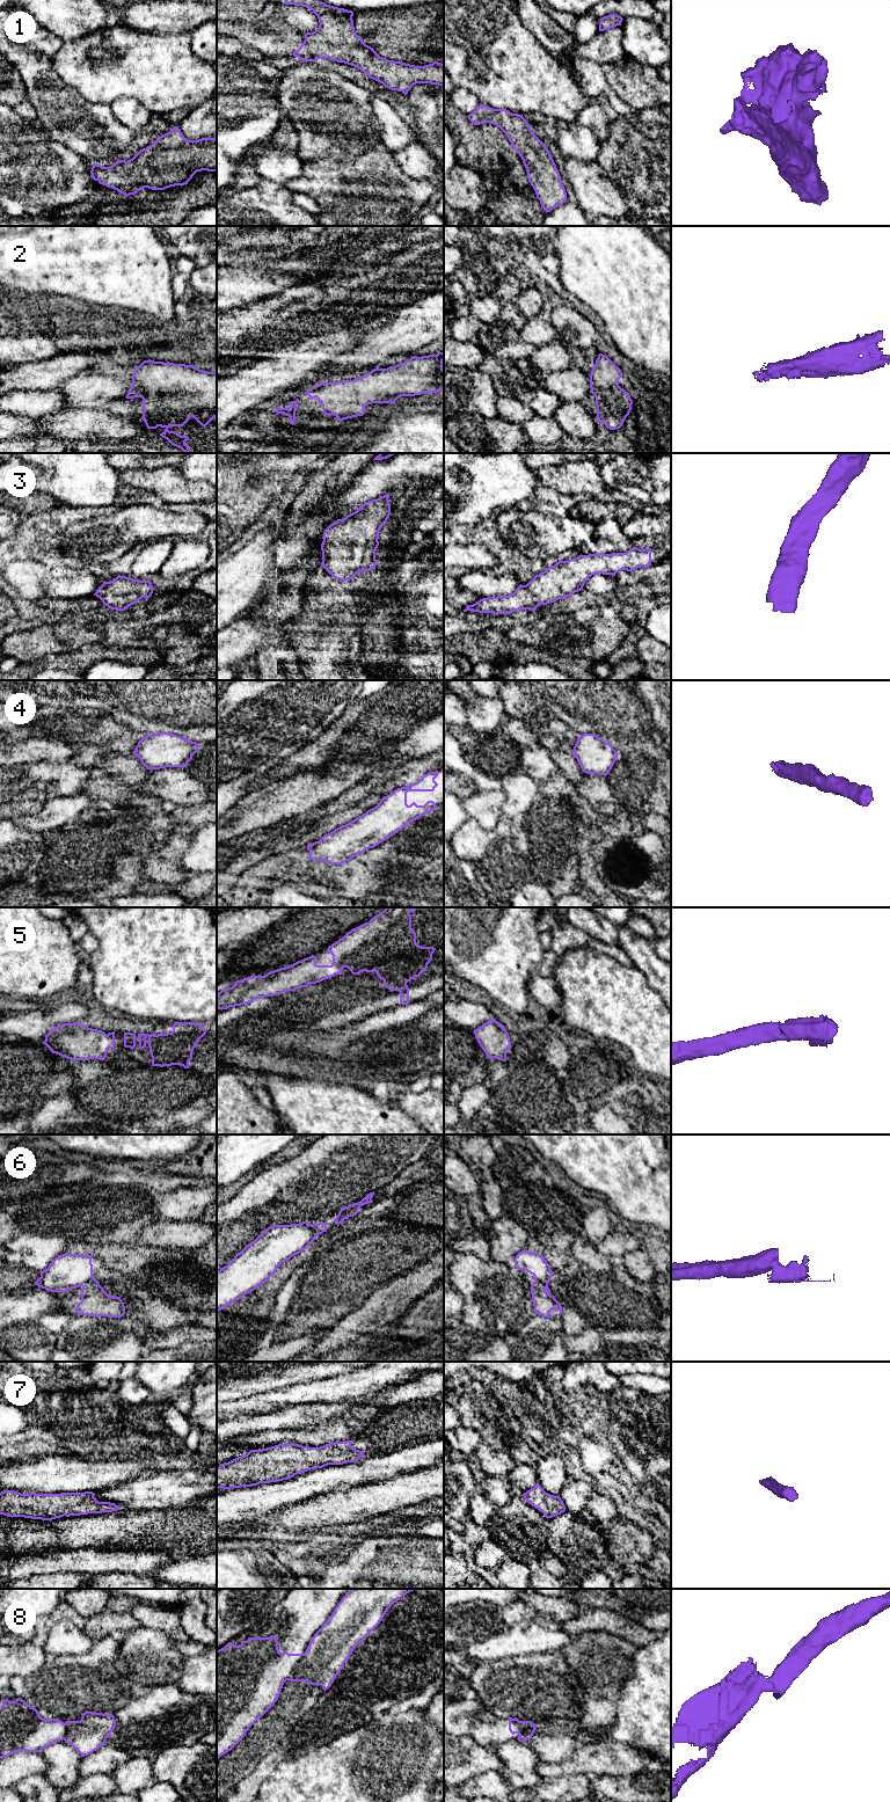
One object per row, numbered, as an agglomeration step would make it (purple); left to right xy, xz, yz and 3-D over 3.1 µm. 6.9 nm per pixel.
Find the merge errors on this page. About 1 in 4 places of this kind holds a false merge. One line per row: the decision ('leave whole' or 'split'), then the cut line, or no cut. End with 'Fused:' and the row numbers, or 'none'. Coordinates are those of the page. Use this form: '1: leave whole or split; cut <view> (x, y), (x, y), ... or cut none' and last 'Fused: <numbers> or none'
1: leave whole; cut none
2: leave whole; cut none
3: leave whole; cut none
4: leave whole; cut none
5: leave whole; cut none
6: split; cut xy (94, 1278), (80, 1285)
7: leave whole; cut none
8: split; cut xz (304, 1654), (286, 1679)
Fused: 6, 8

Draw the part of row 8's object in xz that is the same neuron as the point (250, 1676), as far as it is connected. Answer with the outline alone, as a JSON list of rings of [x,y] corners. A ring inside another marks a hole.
[[[275,1635],[250,1637],[239,1646],[228,1642],[217,1650],[217,1760],[231,1751],[245,1737],[249,1728],[275,1705],[284,1683],[290,1678],[302,1655],[280,1653]]]

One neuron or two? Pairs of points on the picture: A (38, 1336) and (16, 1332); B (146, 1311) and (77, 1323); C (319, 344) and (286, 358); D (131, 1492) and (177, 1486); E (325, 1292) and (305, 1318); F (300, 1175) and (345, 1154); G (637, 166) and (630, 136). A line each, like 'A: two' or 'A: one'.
A: one
B: two
C: one
D: one
E: one
F: one
G: one

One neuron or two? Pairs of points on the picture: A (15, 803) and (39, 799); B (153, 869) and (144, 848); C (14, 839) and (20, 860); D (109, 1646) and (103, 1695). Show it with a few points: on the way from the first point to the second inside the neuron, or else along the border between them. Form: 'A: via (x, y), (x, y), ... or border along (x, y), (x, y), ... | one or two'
A: via (21, 800), (34, 799) | one
B: border along (152, 851), (144, 858) | two
C: via (14, 844), (15, 855) | one
D: via (103, 1658), (103, 1683) | one

